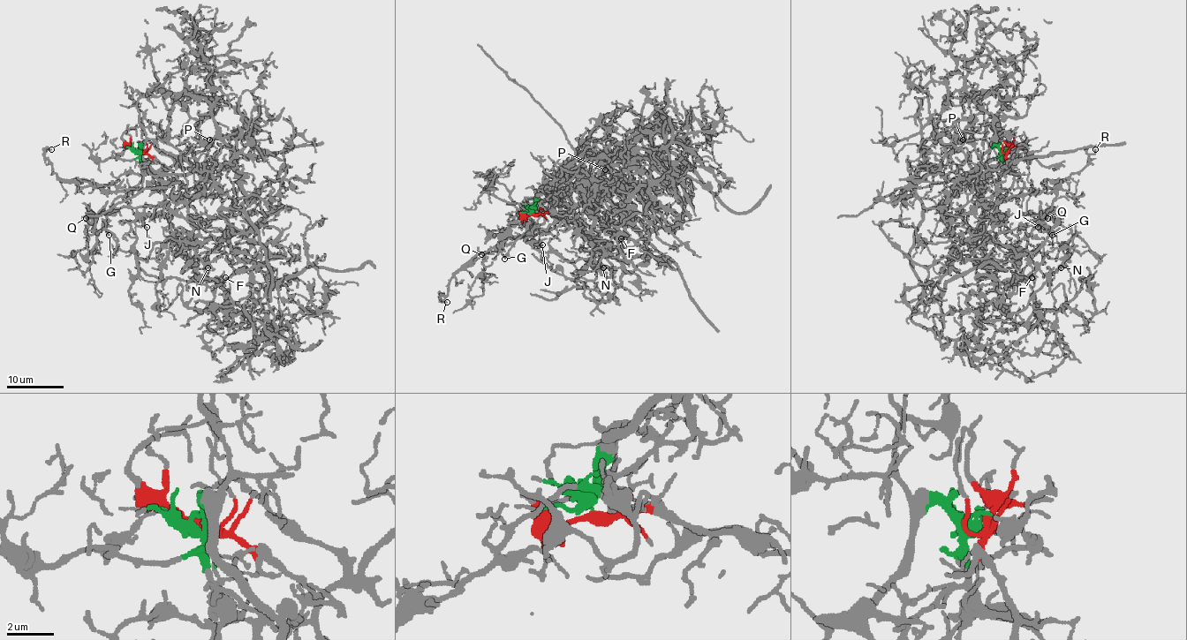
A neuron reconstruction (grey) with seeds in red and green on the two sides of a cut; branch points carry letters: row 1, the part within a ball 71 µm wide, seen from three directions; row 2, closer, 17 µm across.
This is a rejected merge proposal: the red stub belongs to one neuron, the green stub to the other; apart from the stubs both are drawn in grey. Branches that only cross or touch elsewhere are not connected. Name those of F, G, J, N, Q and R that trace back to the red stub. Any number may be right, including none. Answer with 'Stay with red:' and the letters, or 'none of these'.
Stay with red: F, J, N

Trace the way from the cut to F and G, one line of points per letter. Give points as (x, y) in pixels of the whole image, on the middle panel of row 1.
F: (533, 214), (568, 221), (585, 179), (664, 146), (667, 181), (634, 195), (622, 238)
G: (535, 214), (536, 209), (543, 222), (533, 230), (521, 223), (510, 223), (499, 247), (505, 259)

